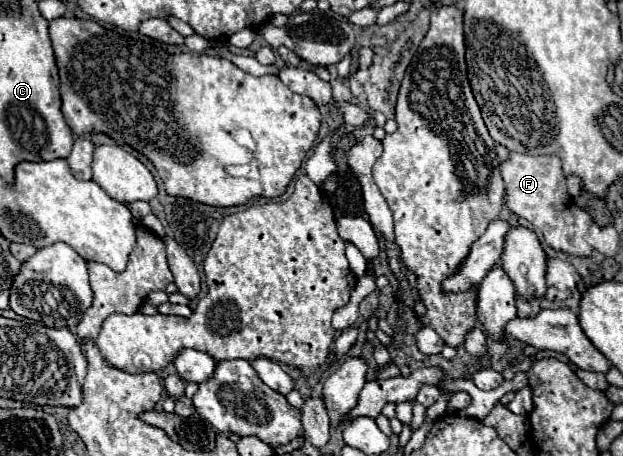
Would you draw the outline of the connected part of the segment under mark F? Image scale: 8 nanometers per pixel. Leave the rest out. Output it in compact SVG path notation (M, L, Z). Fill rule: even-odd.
M509 151L509 159L499 165L499 173L505 181L509 211L533 223L533 227L537 227L547 245L551 245L555 251L563 251L569 255L591 255L591 245L587 243L587 229L593 219L589 211L577 207L567 193L565 173L561 169L559 157Z

